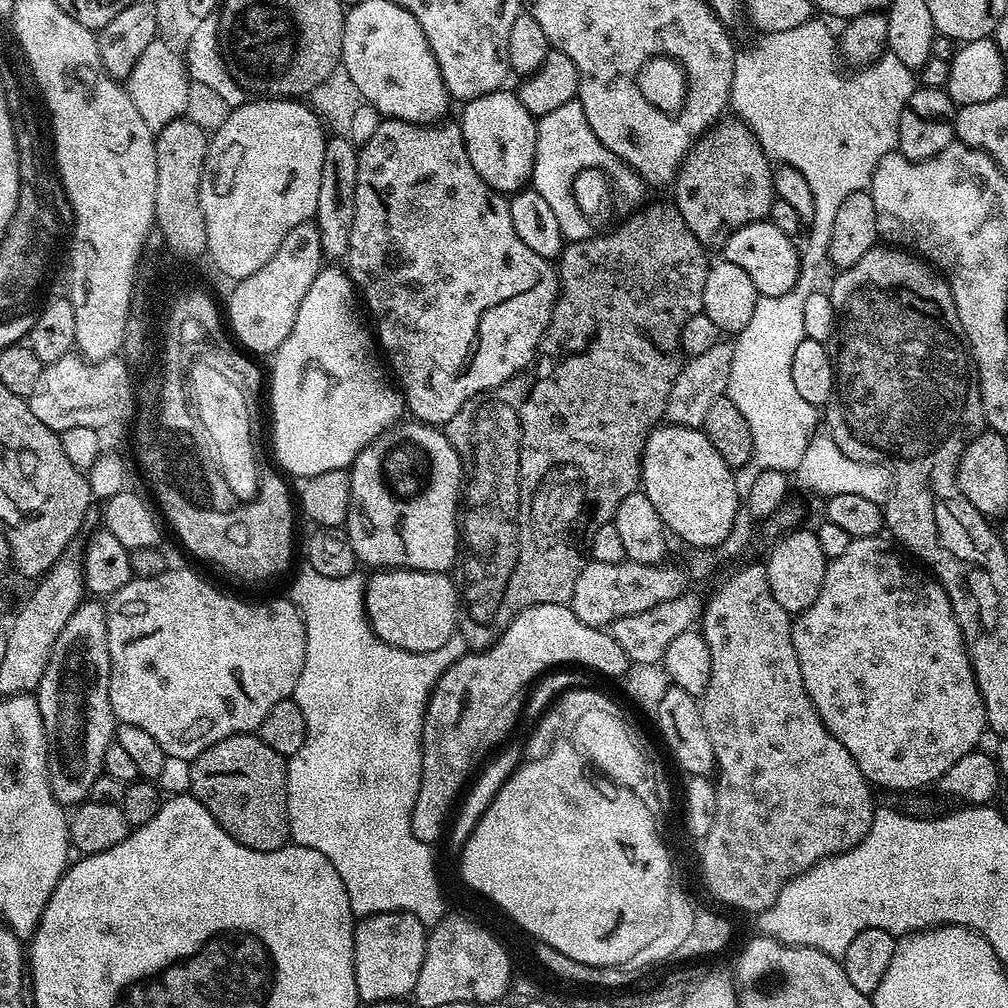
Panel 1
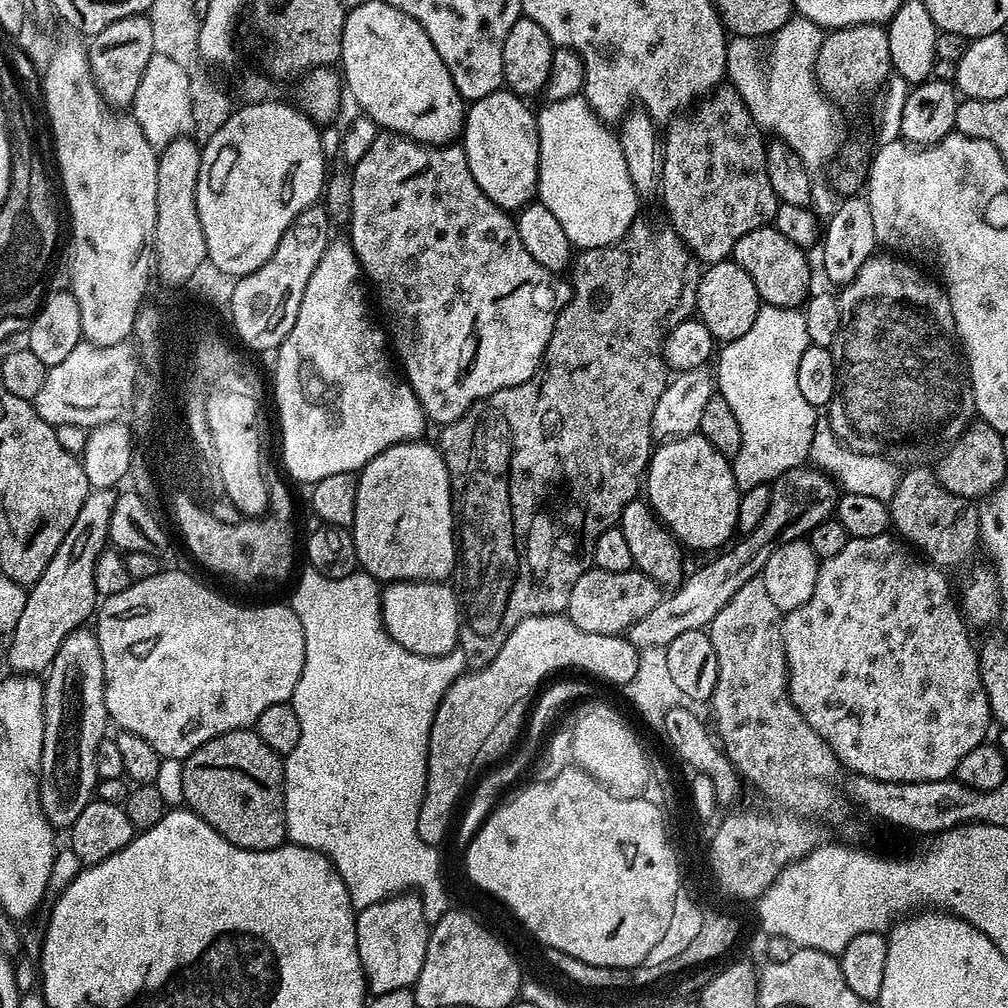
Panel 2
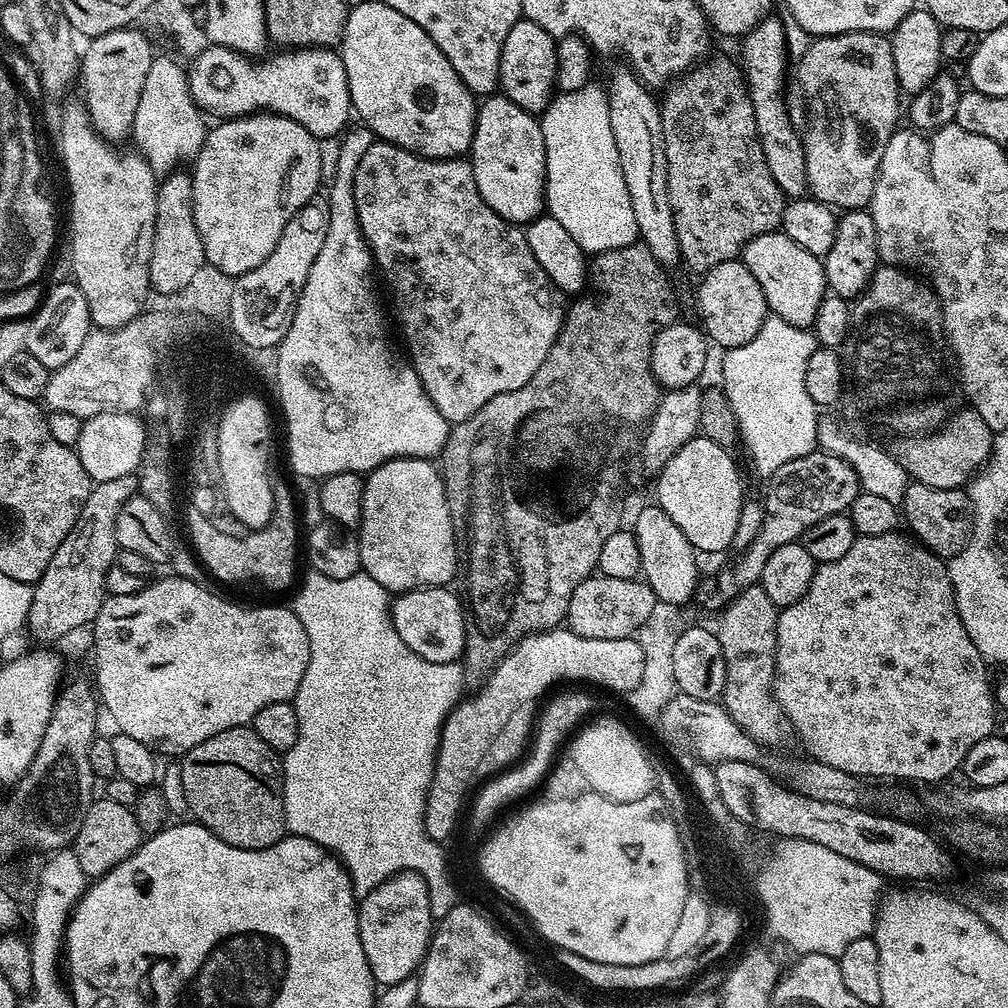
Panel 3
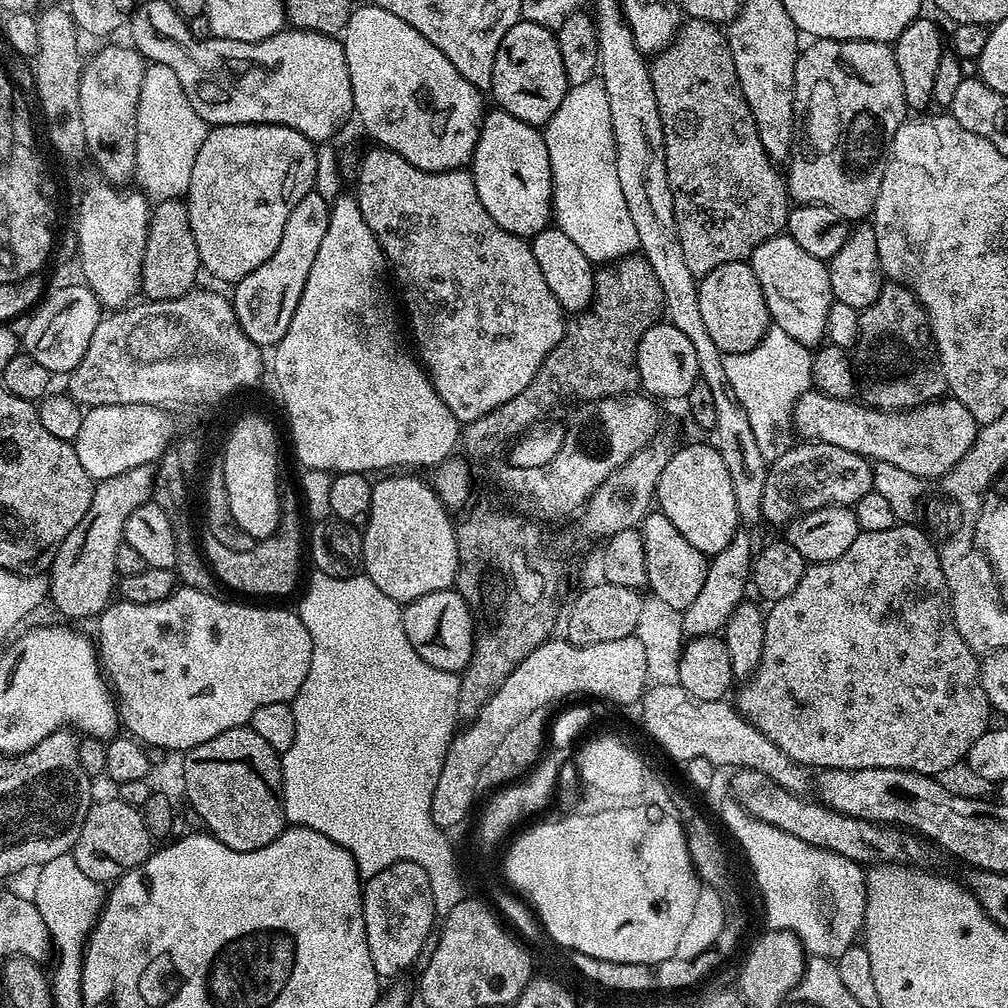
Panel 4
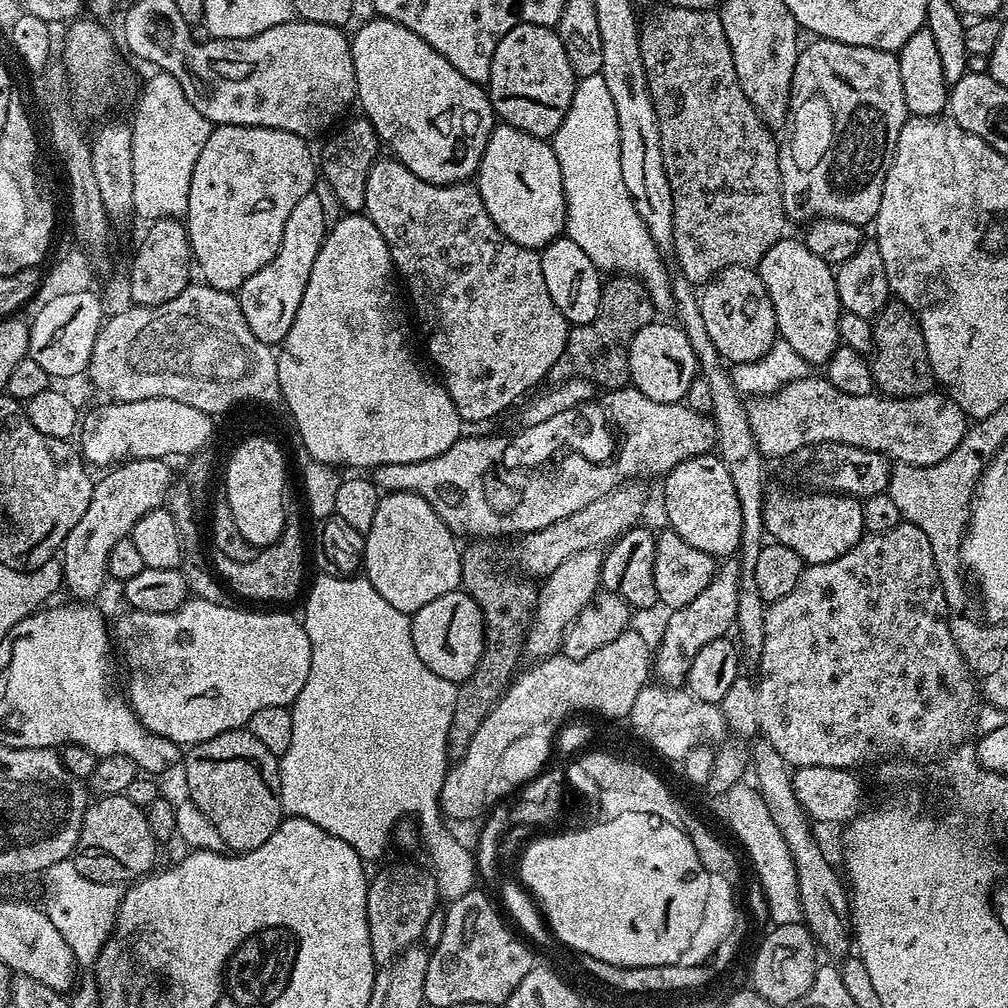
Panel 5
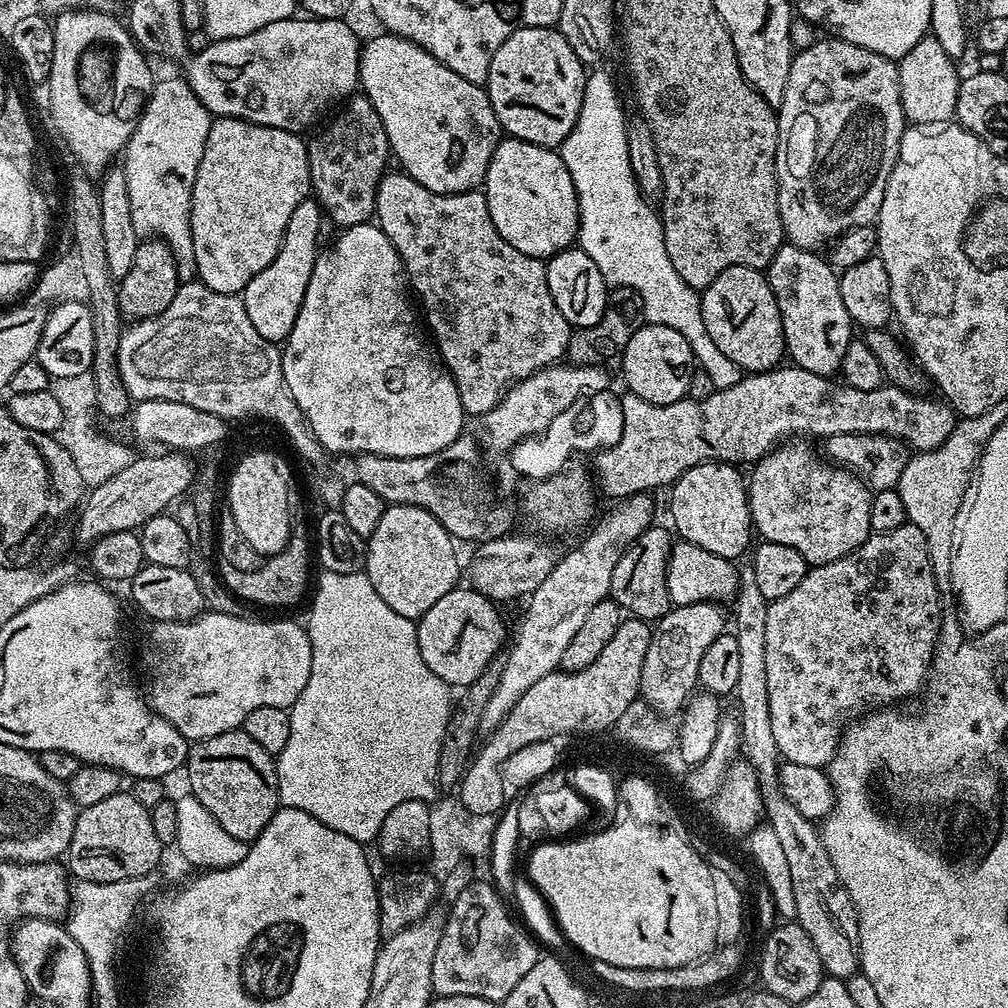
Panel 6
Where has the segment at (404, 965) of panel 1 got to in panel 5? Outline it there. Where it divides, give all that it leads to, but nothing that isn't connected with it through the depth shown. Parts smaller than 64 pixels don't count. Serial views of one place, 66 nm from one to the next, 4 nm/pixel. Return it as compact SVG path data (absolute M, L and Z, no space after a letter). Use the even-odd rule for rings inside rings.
M388 864L377 876L369 879L366 918L370 926L370 950L377 965L390 964L407 948L413 947L421 939L430 916L438 907L440 891L436 877L425 868L416 864Z

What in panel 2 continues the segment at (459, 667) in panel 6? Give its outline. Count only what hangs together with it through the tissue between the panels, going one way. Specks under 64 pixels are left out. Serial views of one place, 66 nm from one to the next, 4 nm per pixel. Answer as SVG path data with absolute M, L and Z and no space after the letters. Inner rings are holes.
M398 580L389 583L380 593L380 616L384 619L384 629L406 650L423 656L445 656L458 647L462 609L457 593L448 589L444 582L431 580Z

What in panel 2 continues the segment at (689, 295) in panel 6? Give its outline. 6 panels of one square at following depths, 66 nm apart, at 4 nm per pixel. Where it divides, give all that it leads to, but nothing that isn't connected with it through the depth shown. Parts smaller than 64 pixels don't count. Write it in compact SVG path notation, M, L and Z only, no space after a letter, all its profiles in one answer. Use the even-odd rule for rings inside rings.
M583 94L561 100L550 100L543 106L545 108L539 109L536 117L540 143L536 184L539 203L544 204L546 210L554 214L554 218L558 218L566 238L570 238L573 249L610 246L618 242L637 220L639 212L636 211L642 203L642 197L636 192L635 184L631 181L619 135L616 135L603 120L597 118Z

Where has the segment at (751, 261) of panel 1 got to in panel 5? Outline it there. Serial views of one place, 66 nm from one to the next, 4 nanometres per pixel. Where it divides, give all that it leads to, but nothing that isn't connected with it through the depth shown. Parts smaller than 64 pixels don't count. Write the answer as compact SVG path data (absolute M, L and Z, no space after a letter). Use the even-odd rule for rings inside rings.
M785 238L774 242L774 246L766 250L758 271L774 306L779 339L789 343L809 366L827 365L837 348L841 347L842 309L833 265L822 262L818 254L805 246L803 239Z

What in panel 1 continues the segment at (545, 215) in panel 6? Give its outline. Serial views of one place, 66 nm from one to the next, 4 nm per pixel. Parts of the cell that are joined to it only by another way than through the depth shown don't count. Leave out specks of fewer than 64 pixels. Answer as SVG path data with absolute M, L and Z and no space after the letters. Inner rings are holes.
M508 91L482 94L482 98L467 101L463 105L464 113L458 117L466 154L470 154L474 170L478 170L482 179L501 194L515 194L531 181L536 157L537 117L522 106L515 91Z

